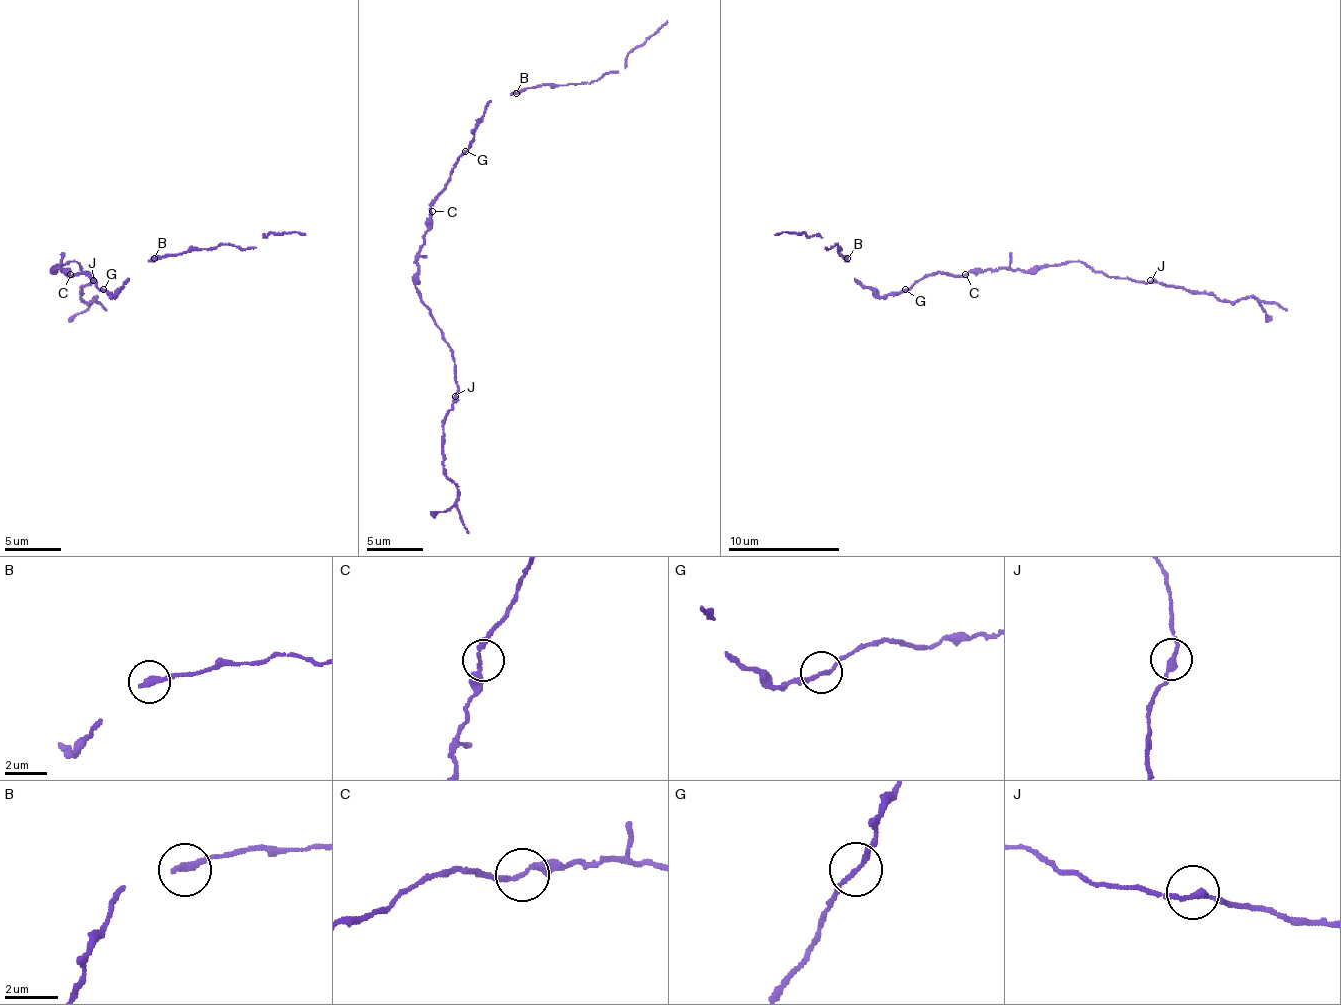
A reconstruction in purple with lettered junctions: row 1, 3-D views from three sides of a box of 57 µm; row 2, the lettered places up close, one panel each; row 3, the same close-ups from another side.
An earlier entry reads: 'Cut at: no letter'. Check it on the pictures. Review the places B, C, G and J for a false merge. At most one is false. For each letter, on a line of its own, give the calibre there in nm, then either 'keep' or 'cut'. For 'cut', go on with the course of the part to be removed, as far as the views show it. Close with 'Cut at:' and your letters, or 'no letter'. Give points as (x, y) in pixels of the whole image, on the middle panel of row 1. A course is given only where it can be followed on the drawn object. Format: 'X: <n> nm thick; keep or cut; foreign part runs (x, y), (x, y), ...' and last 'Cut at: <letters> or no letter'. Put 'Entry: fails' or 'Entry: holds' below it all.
B: 320 nm thick; keep
C: 200 nm thick; keep
G: 150 nm thick; keep
J: 240 nm thick; keep
Cut at: no letter
Entry: holds

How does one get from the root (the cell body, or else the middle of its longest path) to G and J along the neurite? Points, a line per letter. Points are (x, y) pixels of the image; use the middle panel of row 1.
G: (430, 211), (430, 203), (446, 183), (452, 164), (466, 150)
J: (430, 211), (424, 245), (418, 251), (416, 287), (421, 304), (430, 312), (452, 354), (458, 385), (455, 396)

